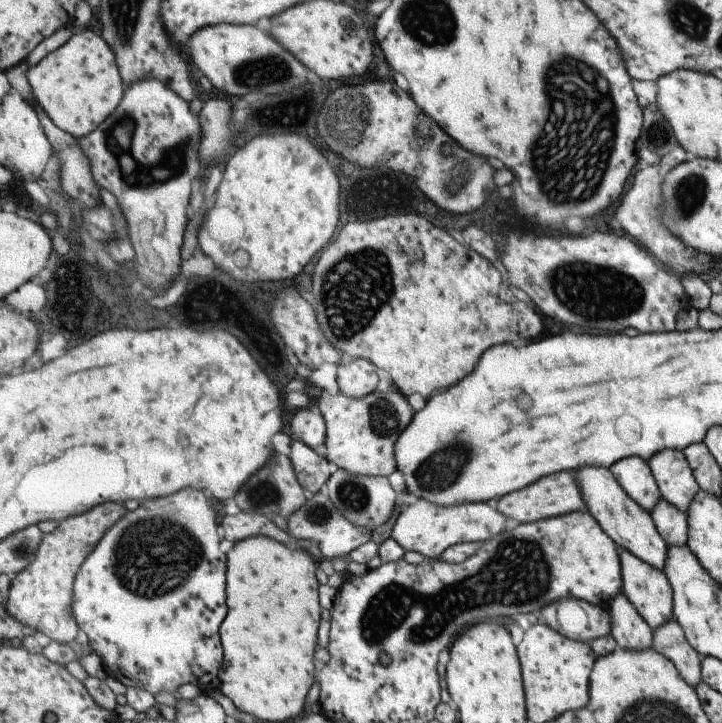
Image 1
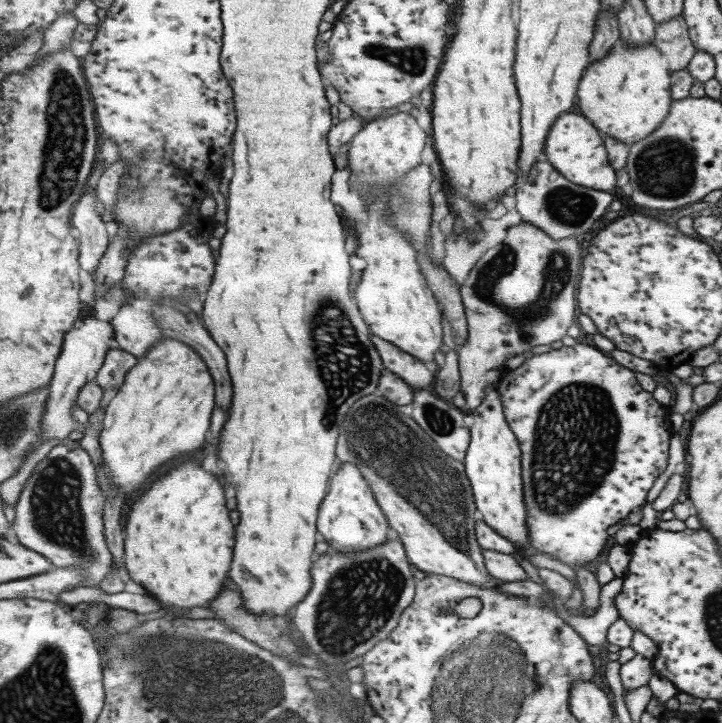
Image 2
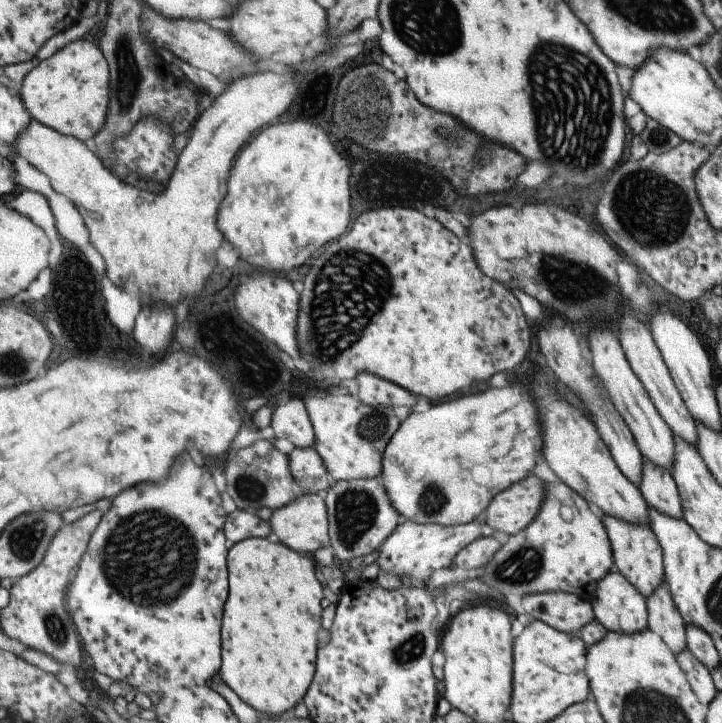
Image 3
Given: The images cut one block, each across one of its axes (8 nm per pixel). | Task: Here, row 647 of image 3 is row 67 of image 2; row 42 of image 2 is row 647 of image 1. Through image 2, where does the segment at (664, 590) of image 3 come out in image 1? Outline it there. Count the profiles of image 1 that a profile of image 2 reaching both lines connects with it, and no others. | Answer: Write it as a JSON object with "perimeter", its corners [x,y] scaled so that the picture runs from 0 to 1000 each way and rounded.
{"perimeter":[[[936,856],[903,871],[903,898],[921,906],[938,925],[943,938],[958,950],[971,942],[970,905],[954,891]]]}

